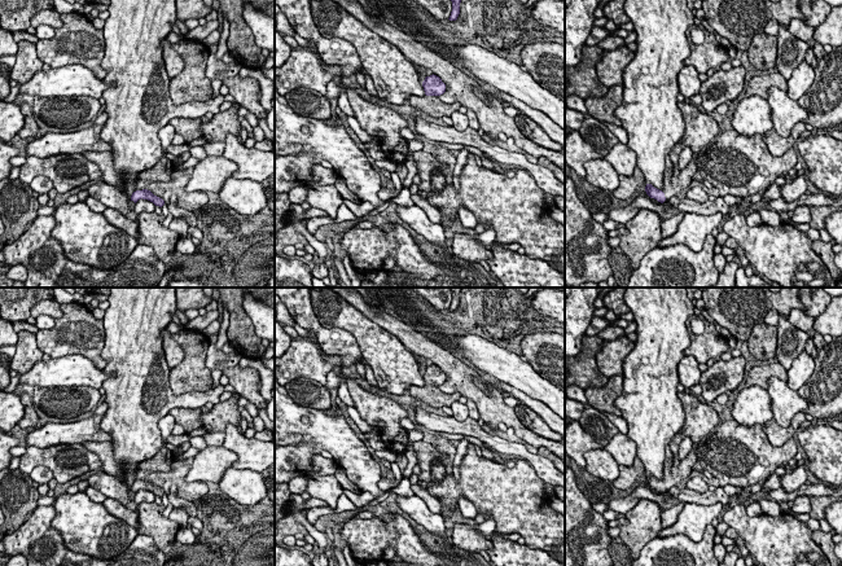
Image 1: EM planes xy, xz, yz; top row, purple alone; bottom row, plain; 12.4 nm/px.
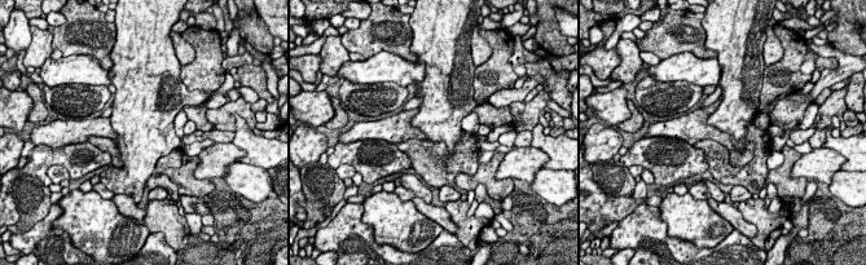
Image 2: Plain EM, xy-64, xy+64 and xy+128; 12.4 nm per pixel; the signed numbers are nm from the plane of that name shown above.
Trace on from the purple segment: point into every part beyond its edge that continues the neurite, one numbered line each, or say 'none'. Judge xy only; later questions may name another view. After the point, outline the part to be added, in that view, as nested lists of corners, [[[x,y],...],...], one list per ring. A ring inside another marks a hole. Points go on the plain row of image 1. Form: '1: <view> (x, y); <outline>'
1: xy (161, 461); [[[163,439],[162,448],[149,460],[141,461],[136,470],[136,481],[148,479],[148,477],[154,471],[168,471],[171,464],[175,460],[174,452],[167,447],[167,439]]]

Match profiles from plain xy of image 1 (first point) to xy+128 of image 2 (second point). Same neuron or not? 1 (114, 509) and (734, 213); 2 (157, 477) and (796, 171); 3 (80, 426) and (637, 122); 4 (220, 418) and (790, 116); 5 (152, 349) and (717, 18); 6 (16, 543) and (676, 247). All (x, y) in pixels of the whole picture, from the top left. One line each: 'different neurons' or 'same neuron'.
1: same neuron
2: different neurons
3: different neurons
4: different neurons
5: same neuron
6: same neuron

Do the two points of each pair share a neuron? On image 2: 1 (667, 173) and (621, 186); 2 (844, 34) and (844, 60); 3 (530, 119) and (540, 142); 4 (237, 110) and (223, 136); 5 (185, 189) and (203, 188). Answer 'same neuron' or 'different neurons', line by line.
1: different neurons
2: different neurons
3: different neurons
4: different neurons
5: same neuron

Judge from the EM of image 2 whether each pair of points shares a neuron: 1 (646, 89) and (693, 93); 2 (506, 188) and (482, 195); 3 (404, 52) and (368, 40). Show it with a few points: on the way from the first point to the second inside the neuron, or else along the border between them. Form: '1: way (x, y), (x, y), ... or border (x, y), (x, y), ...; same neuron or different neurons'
1: way (658, 93), (681, 93); same neuron
2: border (475, 185), (482, 184), (486, 191), (500, 202); different neurons
3: way (395, 45), (377, 43); same neuron

